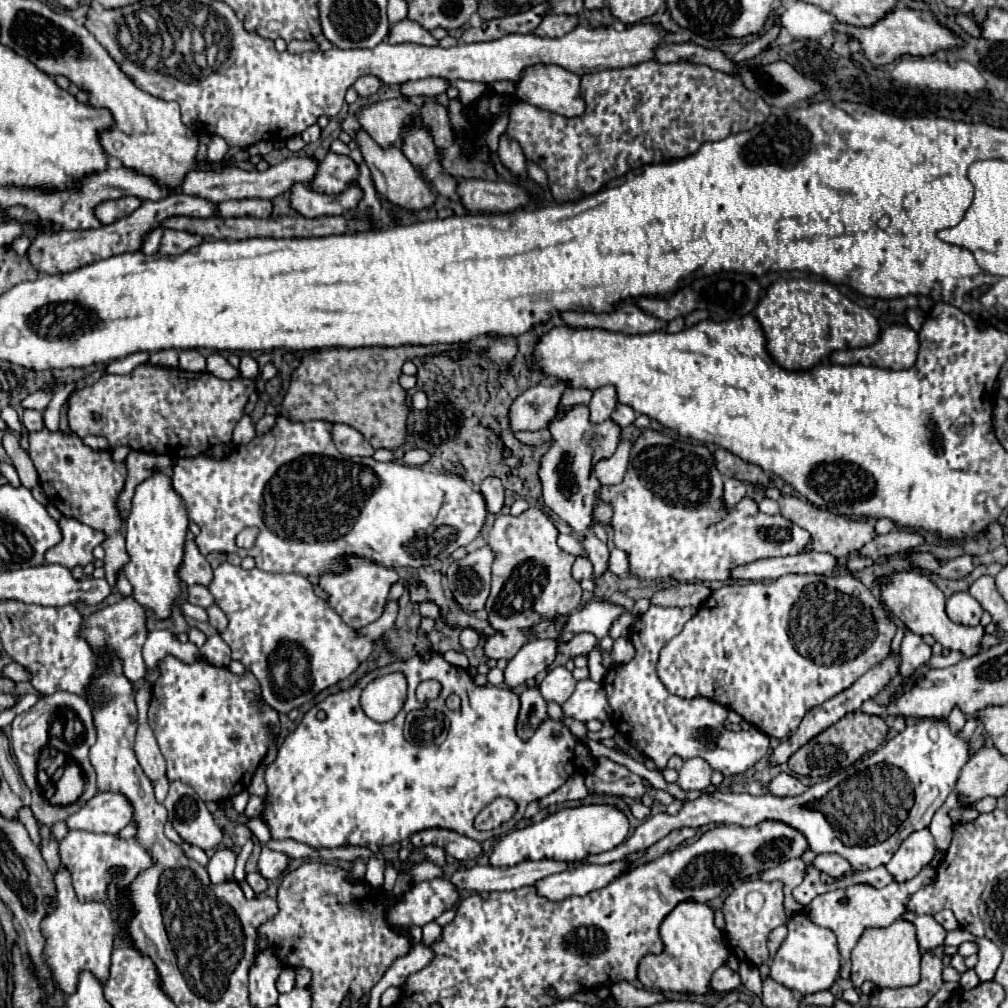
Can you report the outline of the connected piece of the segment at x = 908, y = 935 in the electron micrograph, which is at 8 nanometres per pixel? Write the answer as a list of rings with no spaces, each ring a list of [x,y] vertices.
[[[898,919],[888,927],[866,927],[858,945],[852,949],[850,955],[852,961],[852,983],[854,987],[860,987],[864,981],[872,981],[876,987],[908,987],[908,985],[916,985],[920,981],[920,949],[918,949],[918,941],[916,941],[916,927],[910,921]]]

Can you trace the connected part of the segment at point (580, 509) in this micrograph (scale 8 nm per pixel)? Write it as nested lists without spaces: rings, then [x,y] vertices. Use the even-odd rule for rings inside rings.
[[[576,405],[568,413],[558,415],[558,419],[550,427],[552,447],[542,457],[542,463],[540,463],[544,503],[574,529],[580,541],[590,533],[588,525],[592,521],[596,491],[600,487],[600,481],[594,477],[594,471],[592,471],[594,463],[610,457],[616,451],[616,445],[620,441],[620,427],[616,423],[604,421],[600,425],[594,425],[590,423],[588,417],[590,417],[590,411],[584,405]]]

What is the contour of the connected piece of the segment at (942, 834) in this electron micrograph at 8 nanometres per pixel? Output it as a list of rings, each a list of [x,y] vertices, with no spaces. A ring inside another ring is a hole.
[[[956,793],[948,795],[948,799],[944,801],[944,805],[940,807],[940,811],[936,811],[936,815],[932,817],[932,823],[928,825],[934,841],[936,841],[936,847],[940,851],[946,851],[950,841],[952,841],[952,819],[950,819],[950,809],[954,809],[958,805],[958,799],[956,799]]]

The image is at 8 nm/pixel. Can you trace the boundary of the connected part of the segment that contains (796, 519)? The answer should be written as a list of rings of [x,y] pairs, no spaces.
[[[768,487],[766,489],[766,497],[770,499],[776,499],[780,503],[780,509],[782,509],[782,517],[790,519],[792,523],[800,525],[802,529],[806,529],[810,535],[812,535],[812,543],[808,543],[808,547],[804,547],[804,551],[826,551],[834,557],[848,557],[852,553],[858,553],[868,541],[872,541],[876,537],[876,531],[874,531],[874,525],[866,519],[846,519],[838,513],[832,513],[828,509],[818,509],[814,507],[812,503],[808,501],[802,501],[794,495],[782,495],[778,489],[774,487]]]

